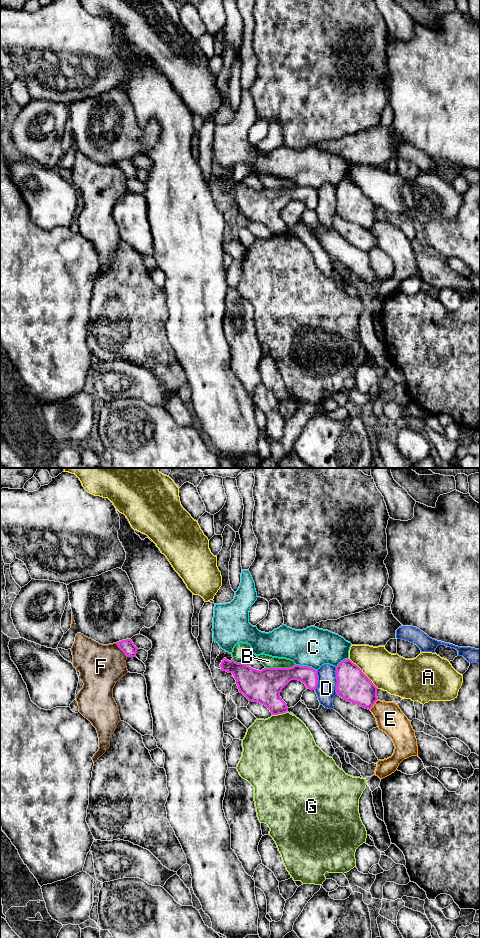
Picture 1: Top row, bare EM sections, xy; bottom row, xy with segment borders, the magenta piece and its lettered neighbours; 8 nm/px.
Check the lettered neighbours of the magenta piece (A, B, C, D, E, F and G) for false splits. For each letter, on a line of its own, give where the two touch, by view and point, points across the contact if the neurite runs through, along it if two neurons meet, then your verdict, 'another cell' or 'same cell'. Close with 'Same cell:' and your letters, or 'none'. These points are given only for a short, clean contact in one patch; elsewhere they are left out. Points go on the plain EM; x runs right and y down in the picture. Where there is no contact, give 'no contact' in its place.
A: xy (363, 193) | another cell
B: xy (280, 188) | another cell
C: xy (306, 186) | another cell
D: xy (337, 201) | another cell
E: xy (374, 223) | another cell
F: xy (121, 169) | another cell
G: xy (279, 233) | along xy (286, 231), (272, 235) | another cell
Same cell: none

